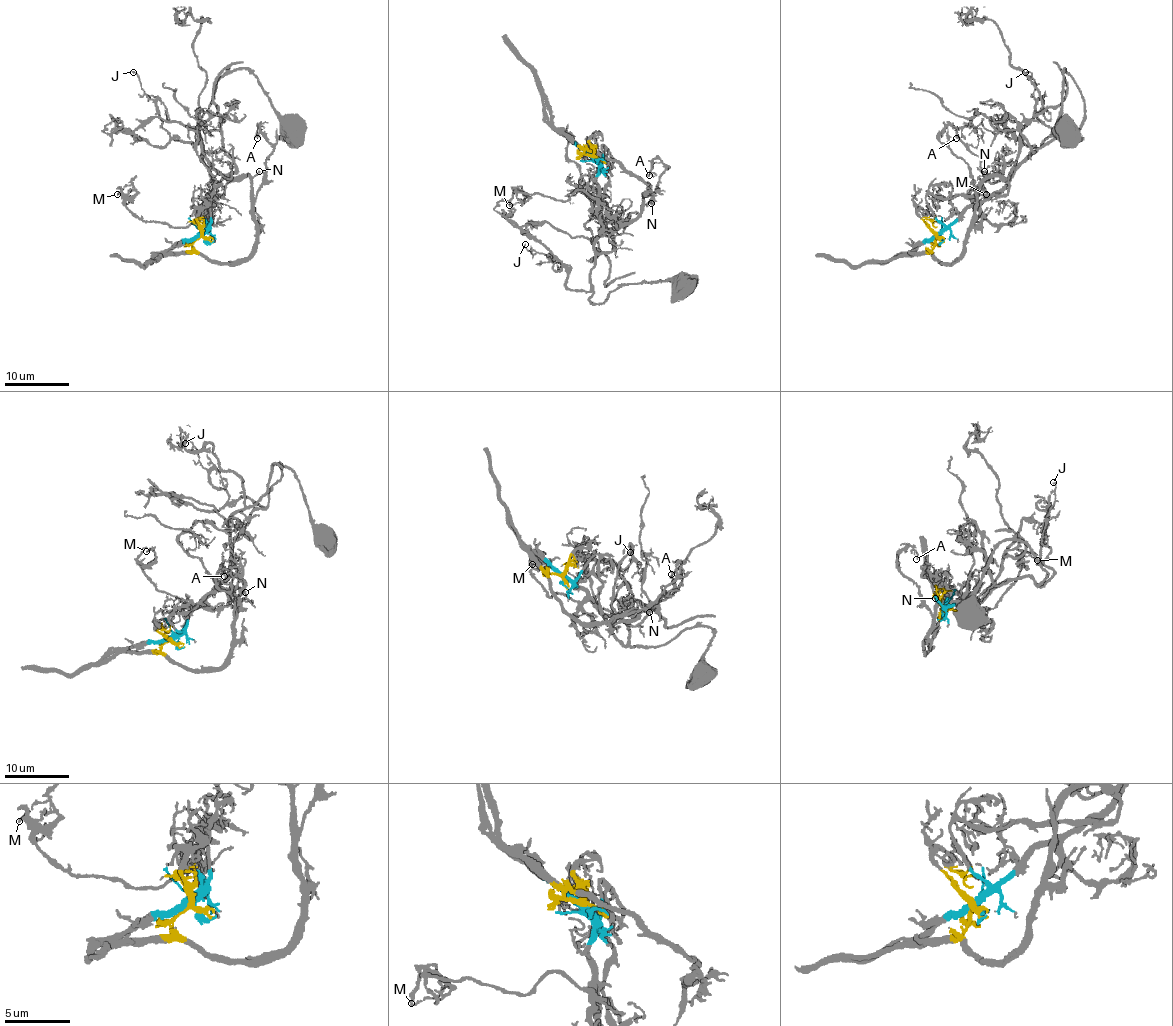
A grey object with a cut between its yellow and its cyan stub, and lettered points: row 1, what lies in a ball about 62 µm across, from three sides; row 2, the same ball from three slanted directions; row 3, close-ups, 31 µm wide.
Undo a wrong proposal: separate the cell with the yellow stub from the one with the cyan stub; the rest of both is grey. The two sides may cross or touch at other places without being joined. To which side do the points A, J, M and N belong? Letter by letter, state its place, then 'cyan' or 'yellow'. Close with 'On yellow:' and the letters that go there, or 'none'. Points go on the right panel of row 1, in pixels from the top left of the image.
A: place (956, 138); yellow
J: place (1025, 72); cyan
M: place (986, 194); cyan
N: place (984, 171); yellow
On yellow: A, N

